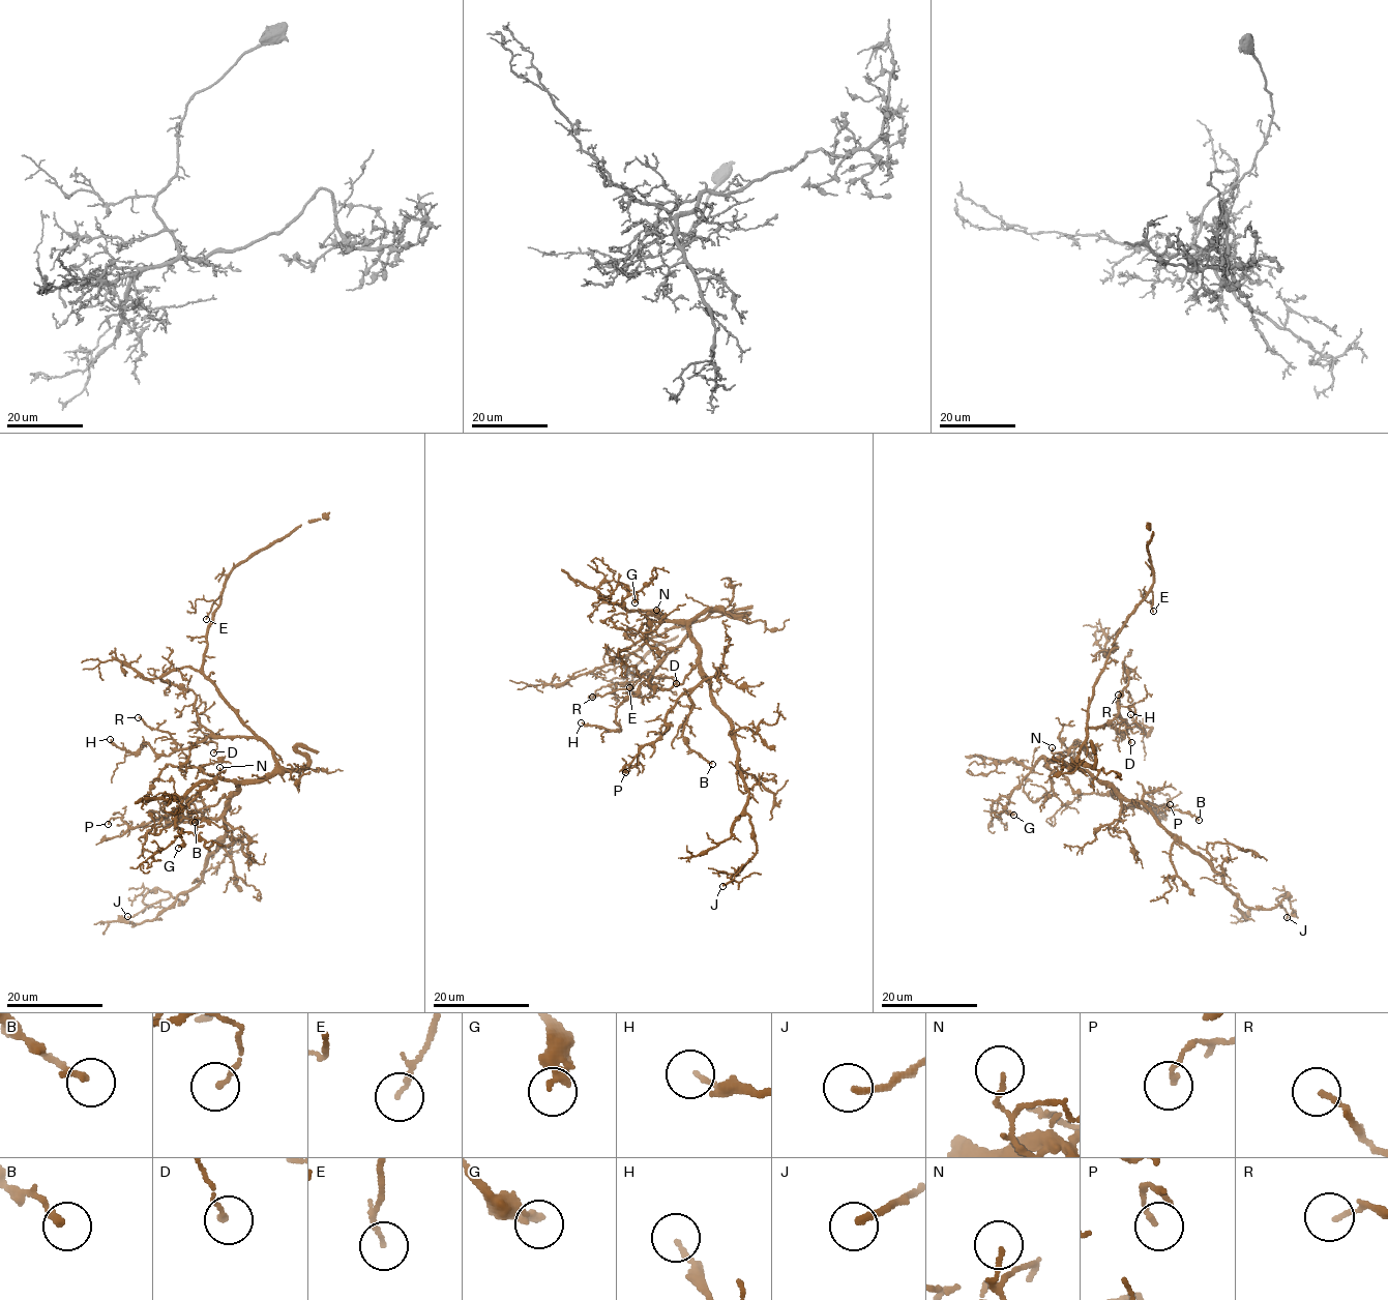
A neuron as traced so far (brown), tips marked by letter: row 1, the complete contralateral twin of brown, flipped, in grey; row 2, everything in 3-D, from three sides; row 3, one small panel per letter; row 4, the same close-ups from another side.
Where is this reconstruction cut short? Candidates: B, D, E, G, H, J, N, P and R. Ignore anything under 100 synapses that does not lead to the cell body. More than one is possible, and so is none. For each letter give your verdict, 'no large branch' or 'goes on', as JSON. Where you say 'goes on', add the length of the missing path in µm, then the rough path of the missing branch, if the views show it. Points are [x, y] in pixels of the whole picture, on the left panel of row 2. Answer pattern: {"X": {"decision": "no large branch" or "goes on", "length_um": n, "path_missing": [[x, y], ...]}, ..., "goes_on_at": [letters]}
{"B": {"decision": "no large branch"}, "D": {"decision": "no large branch"}, "E": {"decision": "no large branch"}, "G": {"decision": "no large branch"}, "H": {"decision": "no large branch"}, "J": {"decision": "no large branch"}, "N": {"decision": "no large branch"}, "P": {"decision": "no large branch"}, "R": {"decision": "no large branch"}, "goes_on_at": []}

